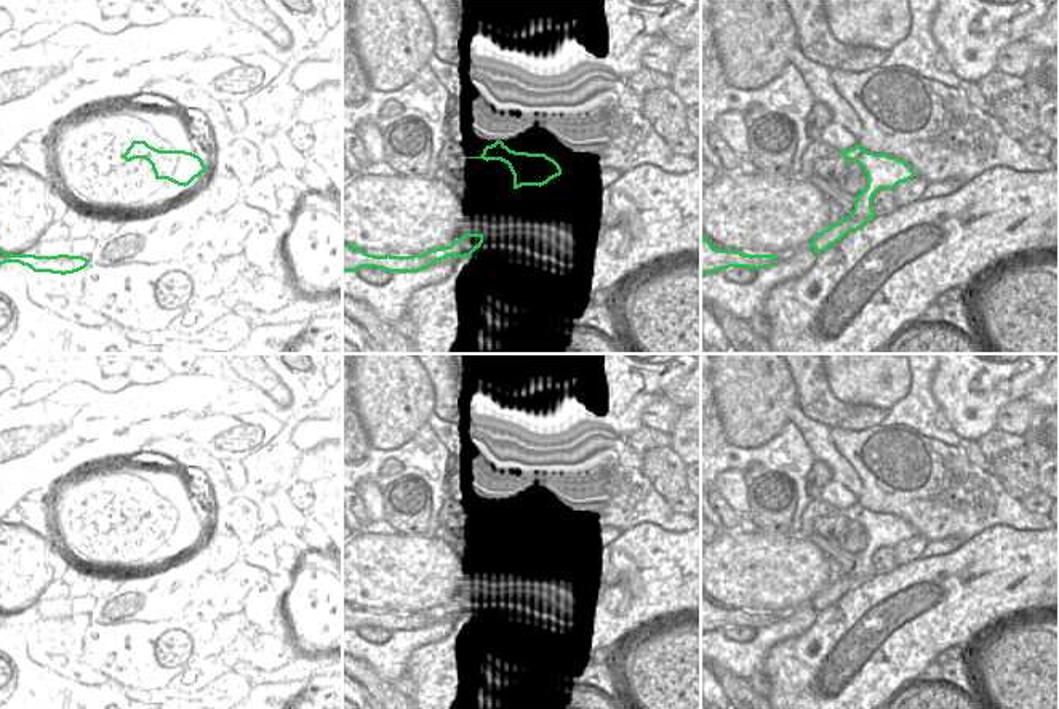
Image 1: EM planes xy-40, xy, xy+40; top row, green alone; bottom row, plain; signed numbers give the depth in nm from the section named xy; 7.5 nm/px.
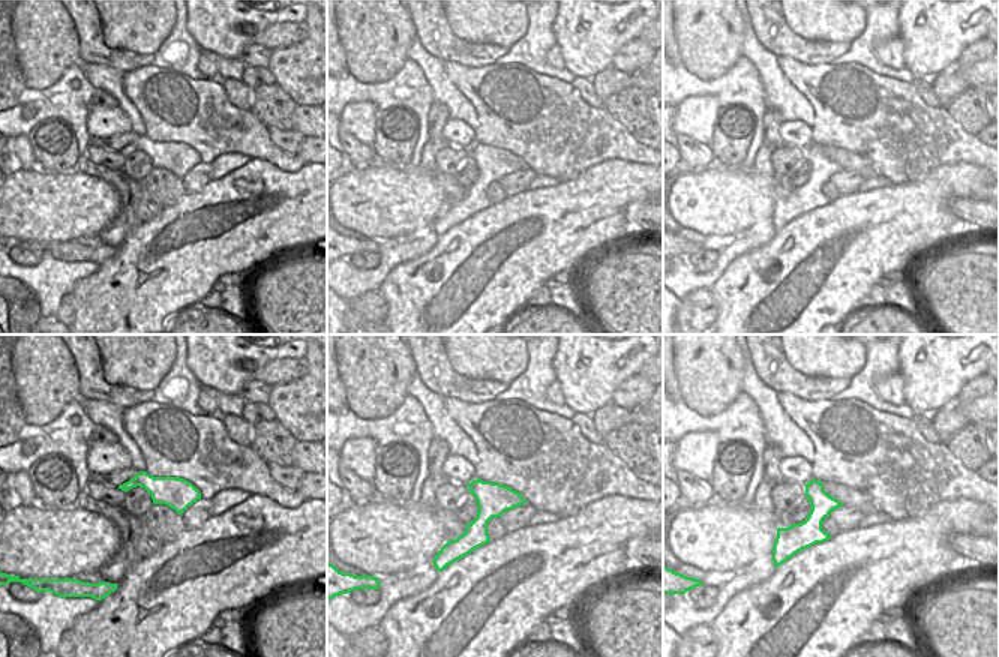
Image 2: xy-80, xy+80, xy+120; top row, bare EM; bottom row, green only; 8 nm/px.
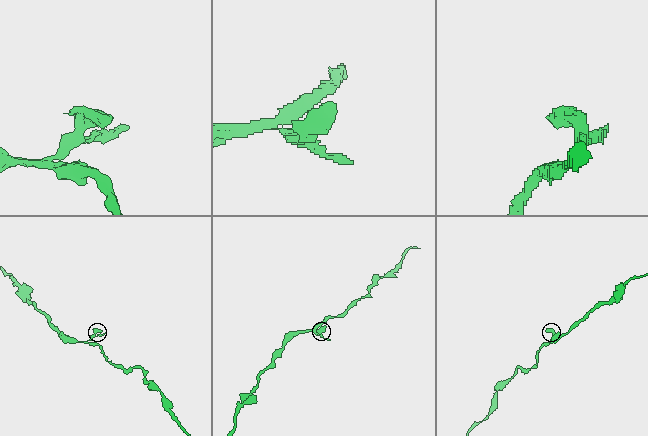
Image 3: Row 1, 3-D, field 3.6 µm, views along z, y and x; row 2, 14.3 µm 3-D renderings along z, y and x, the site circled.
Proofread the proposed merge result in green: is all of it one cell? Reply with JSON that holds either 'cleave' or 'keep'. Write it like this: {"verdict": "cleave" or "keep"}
{"verdict": "keep"}

